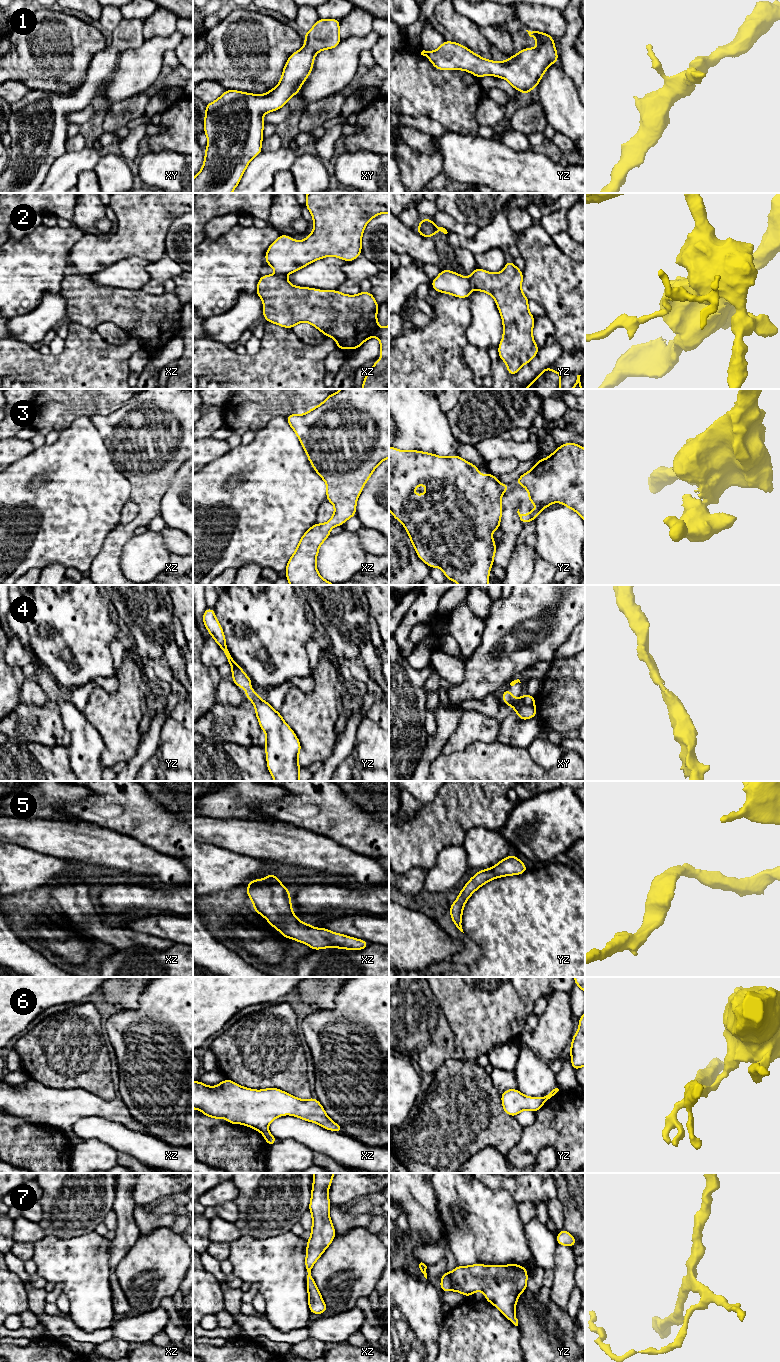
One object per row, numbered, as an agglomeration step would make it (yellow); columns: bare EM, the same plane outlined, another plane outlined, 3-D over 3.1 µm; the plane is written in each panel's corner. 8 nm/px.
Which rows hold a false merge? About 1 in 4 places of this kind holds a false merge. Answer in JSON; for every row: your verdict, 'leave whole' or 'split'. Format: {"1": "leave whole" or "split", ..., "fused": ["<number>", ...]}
{"1": "leave whole", "2": "split", "3": "leave whole", "4": "leave whole", "5": "leave whole", "6": "split", "7": "leave whole", "fused": ["2", "6"]}

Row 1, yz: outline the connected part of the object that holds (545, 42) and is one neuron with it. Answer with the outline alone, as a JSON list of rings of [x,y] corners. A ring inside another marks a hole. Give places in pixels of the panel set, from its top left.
[[[526,31],[530,37],[533,37],[537,41],[538,47],[525,48],[517,52],[513,57],[507,58],[504,62],[484,59],[455,41],[444,41],[437,50],[423,50],[421,55],[427,56],[433,66],[438,70],[464,70],[470,72],[479,79],[486,75],[503,78],[507,80],[515,90],[523,92],[527,97],[528,93],[538,86],[549,65],[551,63],[557,63],[559,59],[553,37],[540,31]]]

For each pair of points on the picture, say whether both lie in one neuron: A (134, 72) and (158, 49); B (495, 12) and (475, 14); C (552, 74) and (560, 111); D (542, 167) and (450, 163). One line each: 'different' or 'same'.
A: same
B: same
C: same
D: same

